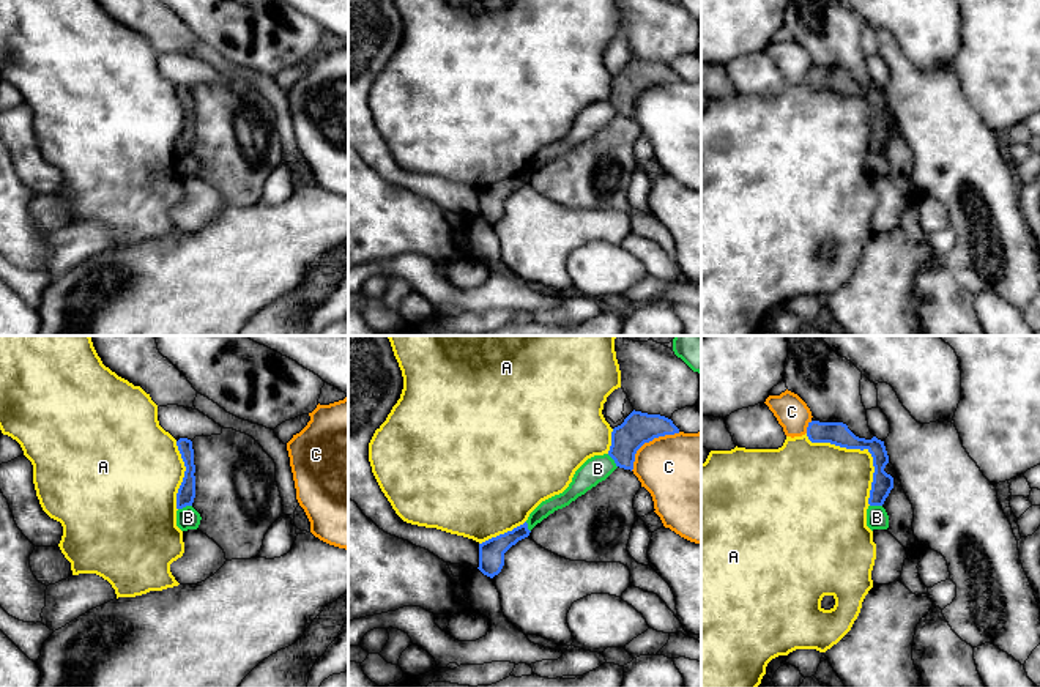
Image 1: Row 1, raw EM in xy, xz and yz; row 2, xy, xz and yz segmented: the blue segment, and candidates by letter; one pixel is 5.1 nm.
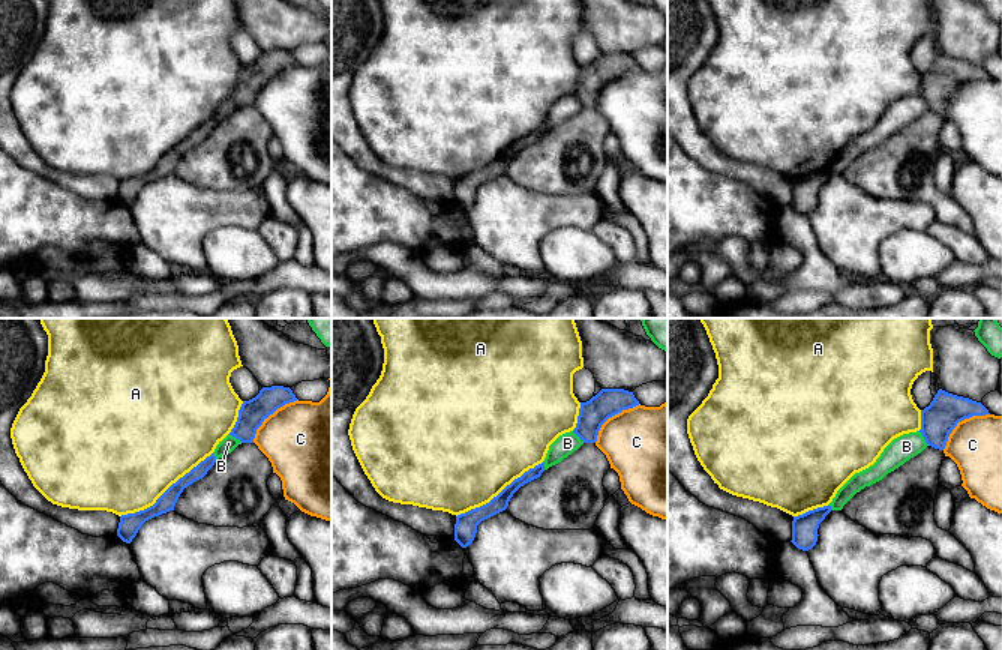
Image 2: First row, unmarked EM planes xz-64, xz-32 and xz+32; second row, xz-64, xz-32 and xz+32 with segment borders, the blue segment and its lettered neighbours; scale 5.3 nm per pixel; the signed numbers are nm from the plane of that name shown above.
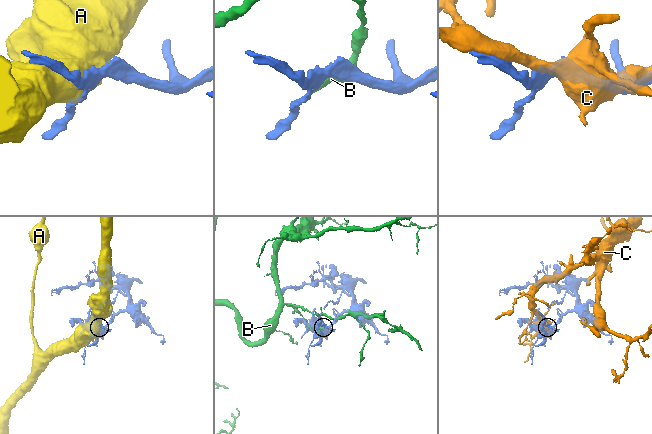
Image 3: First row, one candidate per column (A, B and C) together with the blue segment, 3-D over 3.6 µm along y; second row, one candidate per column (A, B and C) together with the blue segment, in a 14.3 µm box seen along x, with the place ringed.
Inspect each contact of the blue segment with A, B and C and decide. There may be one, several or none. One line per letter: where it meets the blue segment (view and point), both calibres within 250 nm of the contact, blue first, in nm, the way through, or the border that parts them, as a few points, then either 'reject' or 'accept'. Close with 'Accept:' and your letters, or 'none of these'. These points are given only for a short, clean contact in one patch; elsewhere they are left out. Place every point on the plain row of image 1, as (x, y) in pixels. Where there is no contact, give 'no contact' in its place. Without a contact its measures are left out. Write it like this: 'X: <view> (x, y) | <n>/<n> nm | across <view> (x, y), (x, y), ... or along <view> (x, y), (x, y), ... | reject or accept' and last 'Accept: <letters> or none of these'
A: yz (862, 96) | 120/420 nm | reject
B: xy (185, 153) | 90/110 nm | reject
C: xz (648, 89) | 160/420 nm | reject
Accept: none of these

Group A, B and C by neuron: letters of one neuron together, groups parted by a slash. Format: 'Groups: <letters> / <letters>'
Groups: A / B / C

